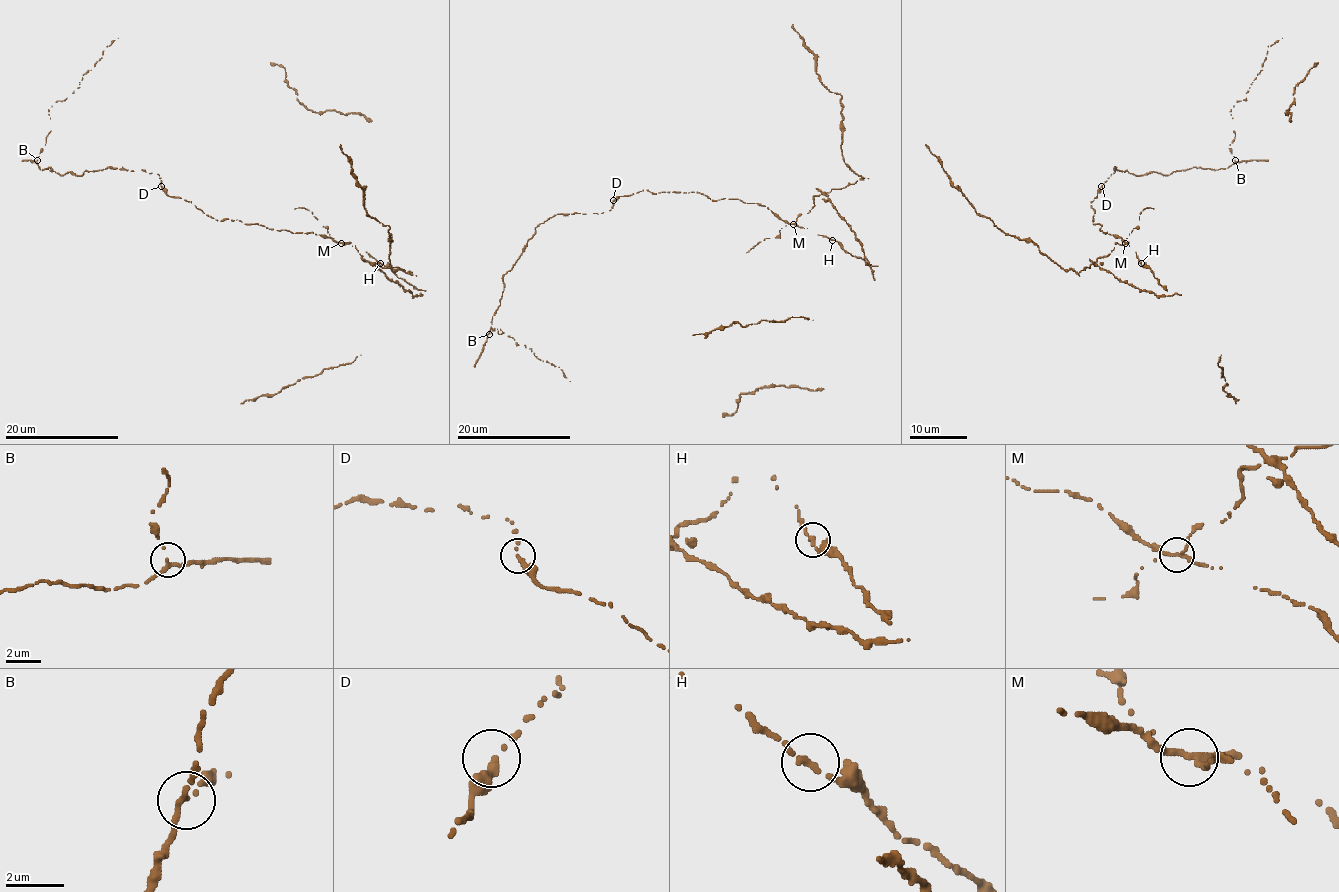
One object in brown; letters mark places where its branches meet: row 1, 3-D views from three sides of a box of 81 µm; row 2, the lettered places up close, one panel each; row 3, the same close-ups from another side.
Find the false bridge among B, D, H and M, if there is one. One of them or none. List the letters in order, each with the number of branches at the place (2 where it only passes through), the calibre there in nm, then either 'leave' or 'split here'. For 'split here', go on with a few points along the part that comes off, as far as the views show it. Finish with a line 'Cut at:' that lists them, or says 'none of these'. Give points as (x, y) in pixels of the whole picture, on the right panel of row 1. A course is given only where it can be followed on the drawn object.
B: branches 3; calibre 180 nm; leave
D: branches 2; calibre 240 nm; leave
H: branches 2; calibre 200 nm; leave
M: branches 3; calibre 240 nm; split here; course (1125, 243), (1117, 243), (1089, 268), (1078, 272), (1062, 268), (1031, 241), (1018, 240), (976, 211), (926, 144)
Cut at: M

